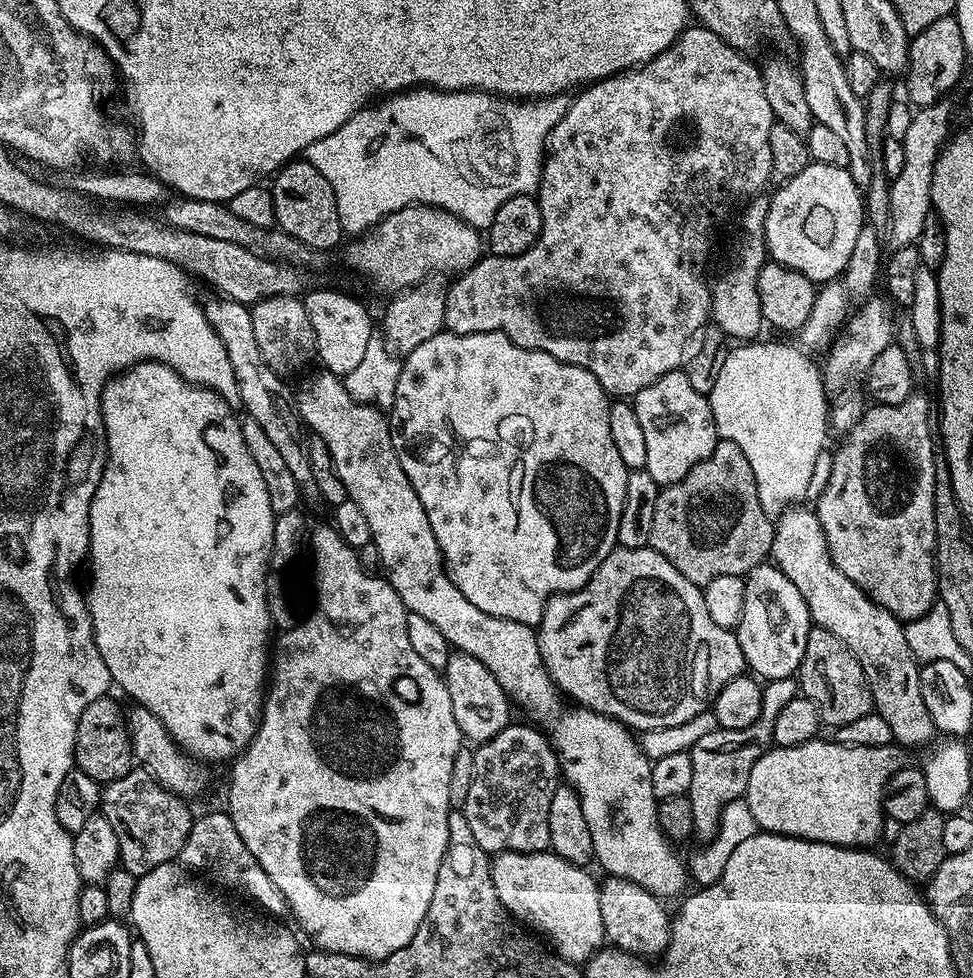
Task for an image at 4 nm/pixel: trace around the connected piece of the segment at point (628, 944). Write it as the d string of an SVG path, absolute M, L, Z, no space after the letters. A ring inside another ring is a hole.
M608 876L604 880L600 884L599 905L605 939L615 949L646 960L653 959L652 956L663 955L672 936L672 918L670 914L668 916L663 906L665 903L644 887L628 879Z

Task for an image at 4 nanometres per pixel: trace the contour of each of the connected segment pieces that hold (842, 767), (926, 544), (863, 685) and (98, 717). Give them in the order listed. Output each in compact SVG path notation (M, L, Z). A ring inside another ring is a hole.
M817 738L789 748L768 749L754 762L746 799L754 813L757 829L776 832L779 836L793 836L814 842L837 844L843 848L868 848L880 836L886 825L884 815L884 787L891 773L898 767L895 747L855 748L837 744L835 739Z
M913 394L906 398L906 402L898 402L897 404L876 404L875 406L869 407L865 411L864 416L861 420L855 424L855 426L848 431L843 437L844 445L836 452L836 457L832 460L832 469L828 472L828 481L824 484L824 489L820 492L820 497L817 498L816 504L814 503L814 511L818 522L824 528L825 542L828 544L828 552L832 555L832 565L838 570L842 570L842 574L846 574L846 578L850 578L850 582L854 582L863 590L868 593L868 596L875 604L881 604L883 608L888 610L890 614L896 616L897 620L901 622L911 622L913 620L920 620L925 614L933 611L934 605L938 600L938 593L936 591L936 557L934 555L936 550L936 527L934 526L934 490L936 489L936 465L938 463L938 456L932 453L932 436L934 440L934 432L928 429L928 400L924 396L919 394Z
M813 626L806 638L806 654L800 663L798 688L807 700L813 700L820 708L820 719L829 729L850 726L857 718L866 718L874 710L872 691L866 674L854 658L850 646L825 628Z
M111 695L100 696L86 710L82 710L82 718L76 731L75 767L80 768L84 776L89 776L99 786L107 786L127 776L134 768L132 741L128 734L125 713L111 700Z

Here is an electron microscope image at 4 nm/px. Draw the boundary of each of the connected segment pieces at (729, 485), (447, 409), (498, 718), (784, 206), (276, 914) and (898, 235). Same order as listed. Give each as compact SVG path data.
M717 439L710 458L698 462L698 466L690 469L678 482L661 487L654 506L654 523L650 529L648 547L662 554L662 558L666 558L678 574L703 586L714 578L722 578L722 574L747 577L753 568L765 563L772 551L773 527L766 510L762 510L754 470L750 470L746 454L742 454L734 442Z
M445 330L438 333L434 338L430 338L430 342L422 342L422 346L418 346L418 350L414 350L409 356L403 357L398 386L396 387L396 402L390 409L391 415L393 417L396 415L400 419L397 424L395 421L392 428L394 451L398 454L398 462L402 462L402 470L406 470L406 478L410 478L410 486L414 486L414 494L418 494L418 502L422 502L422 506L426 510L426 518L430 522L430 530L434 532L434 538L440 547L440 555L444 561L448 577L454 582L454 586L458 586L458 590L462 590L466 602L474 602L474 606L478 606L478 610L482 610L486 614L497 616L503 620L522 622L529 626L539 625L544 613L544 607L548 605L548 600L552 596L560 595L562 592L578 590L596 573L598 566L609 556L612 549L617 547L618 522L622 518L622 502L626 498L626 478L630 470L622 462L618 449L614 447L614 438L610 435L609 403L610 397L608 393L604 391L604 387L600 385L598 378L594 378L594 374L590 374L590 370L579 368L573 364L563 364L561 360L545 352L535 352L529 348L519 348L512 339L508 336L503 336L500 332L483 332L482 334L459 336Z
M453 651L448 657L446 666L442 670L446 690L450 690L450 707L454 710L454 722L458 722L458 730L465 741L476 740L483 742L494 738L510 723L508 704L510 698L502 690L498 678L465 652Z
M809 162L802 174L783 181L768 200L768 213L764 223L764 246L771 263L781 264L794 272L801 272L813 282L831 282L843 273L850 262L854 242L866 227L862 189L855 184L847 168Z
M227 811L212 812L201 820L200 817L193 819L192 829L178 860L189 873L205 872L213 880L213 885L221 884L224 888L233 888L234 891L249 896L258 907L269 912L265 912L269 917L280 918L280 915L288 912L288 904L282 898L278 886L270 882L270 874L266 874L266 870L258 866L254 854L246 850L246 842L238 838L238 830L234 830L234 822Z
M948 102L926 104L913 111L910 130L906 130L903 143L905 161L902 162L902 174L891 177L892 189L888 192L888 231L886 240L892 243L893 249L904 248L908 244L916 244L922 234L922 226L926 226L928 213L932 207L932 179L936 159L944 145L950 139L952 128L952 108Z

